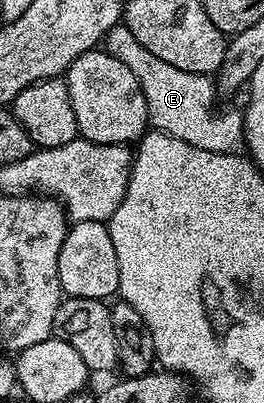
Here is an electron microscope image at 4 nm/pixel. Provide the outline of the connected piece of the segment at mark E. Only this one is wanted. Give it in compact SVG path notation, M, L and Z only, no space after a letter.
M124 23L113 25L108 30L104 48L120 59L120 63L124 63L132 75L136 75L140 91L144 91L146 120L157 132L184 139L184 143L192 143L192 147L200 147L204 151L238 153L243 148L246 136L243 110L218 109L220 93L207 74L180 71L180 67L164 63L164 59L152 55L148 47L140 47L136 35L132 35Z

